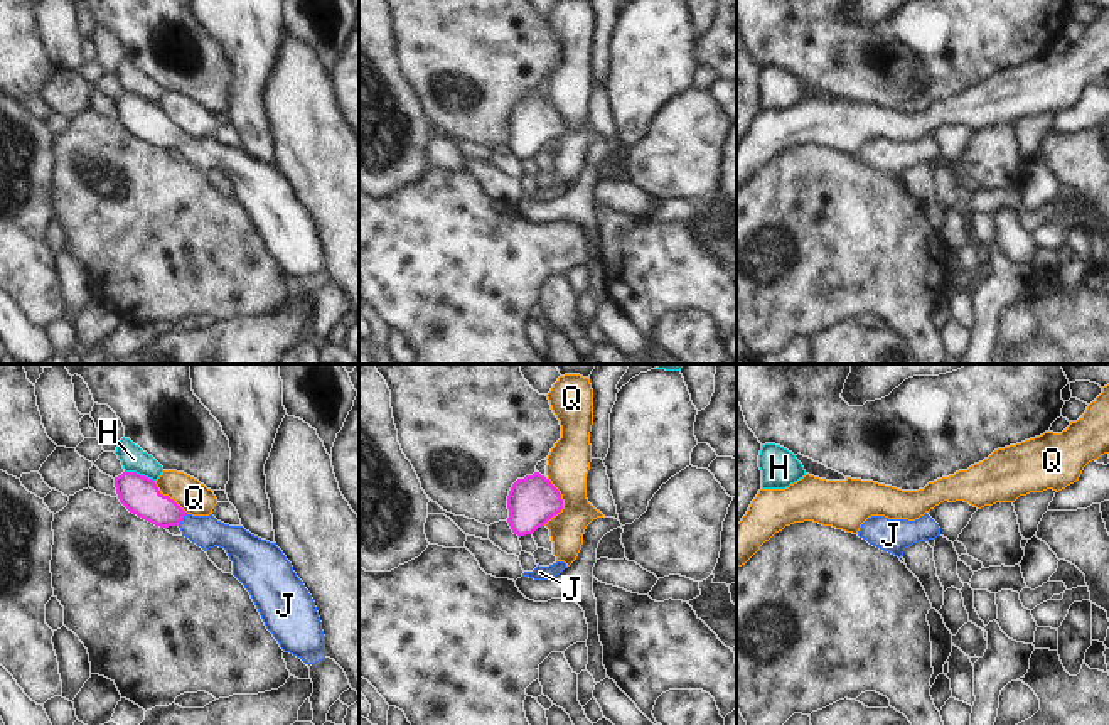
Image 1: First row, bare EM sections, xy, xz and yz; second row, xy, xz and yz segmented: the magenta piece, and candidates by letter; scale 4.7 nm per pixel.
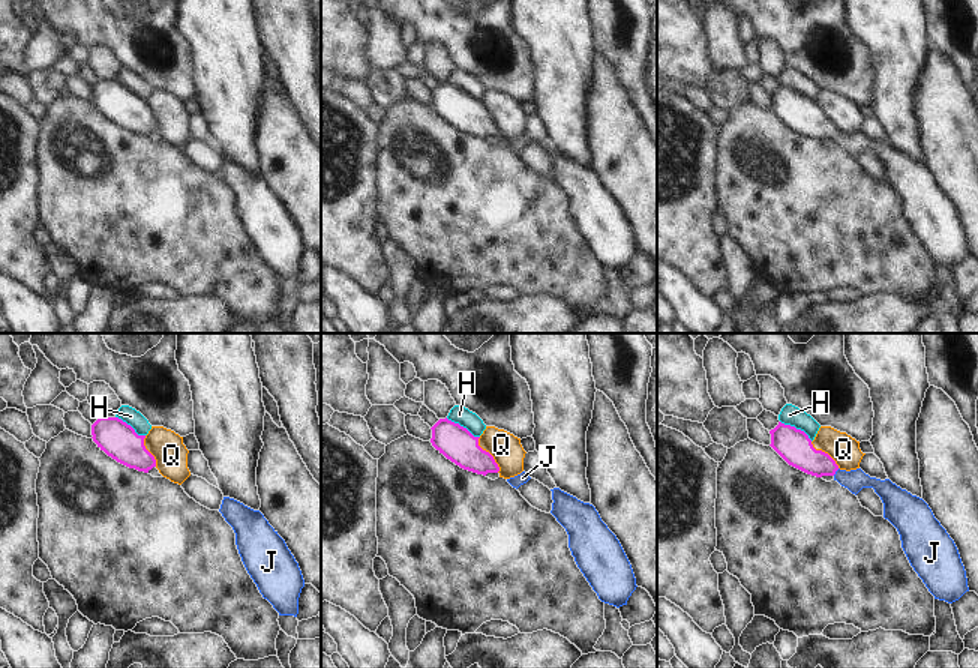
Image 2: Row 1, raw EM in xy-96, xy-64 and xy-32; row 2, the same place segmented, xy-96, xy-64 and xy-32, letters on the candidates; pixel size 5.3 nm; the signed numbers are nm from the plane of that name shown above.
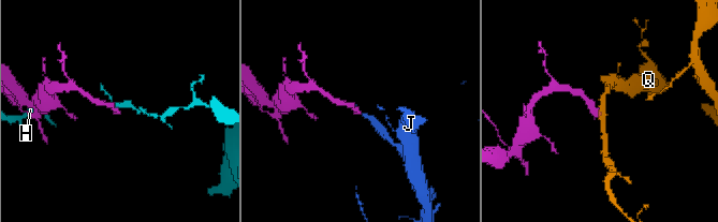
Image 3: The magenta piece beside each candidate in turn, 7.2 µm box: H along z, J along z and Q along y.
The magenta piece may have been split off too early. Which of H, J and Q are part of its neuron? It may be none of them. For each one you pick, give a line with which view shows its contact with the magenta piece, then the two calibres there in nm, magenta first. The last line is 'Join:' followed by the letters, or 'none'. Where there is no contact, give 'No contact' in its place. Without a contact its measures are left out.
J: Touches magenta in xy. Thickness 180 nm (magenta) against 160 nm
Join: J.

